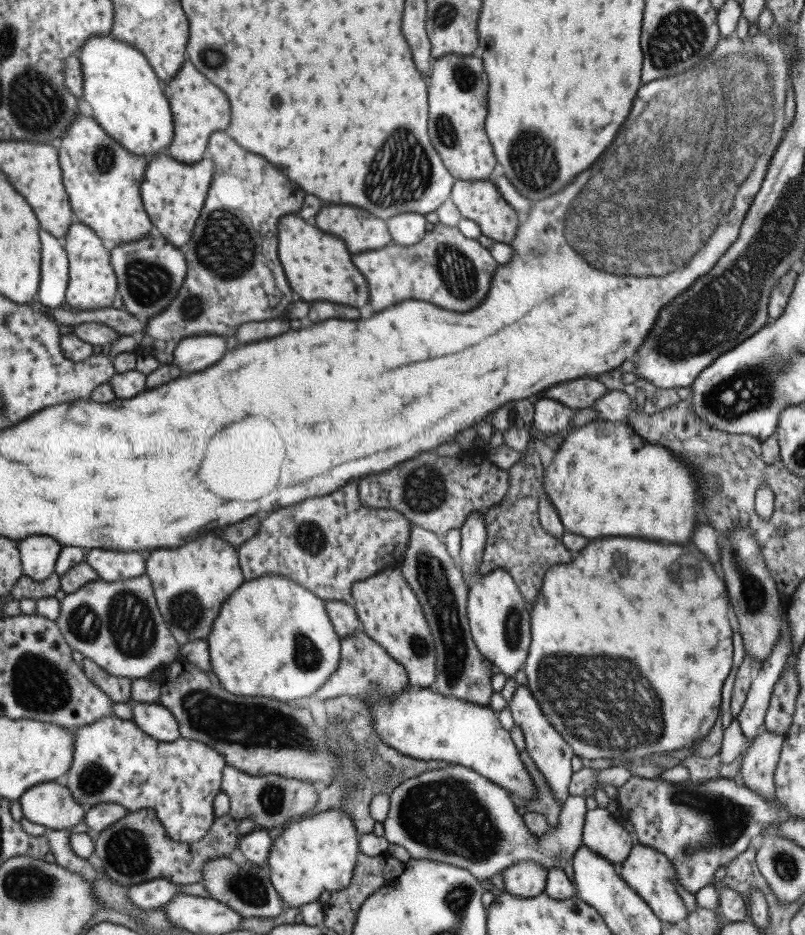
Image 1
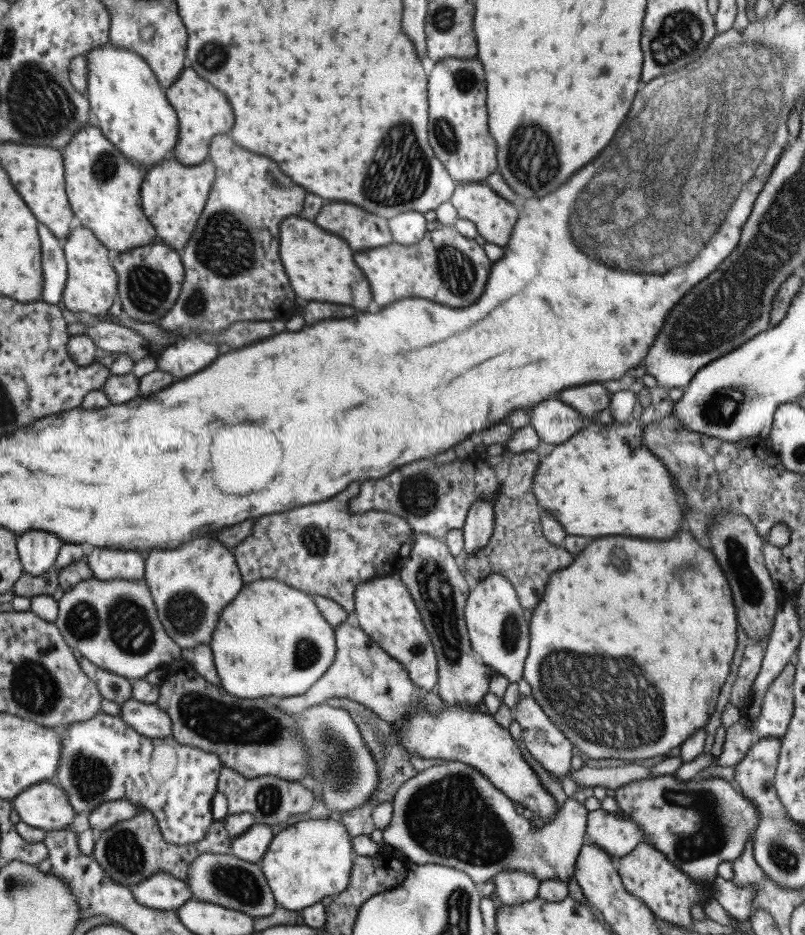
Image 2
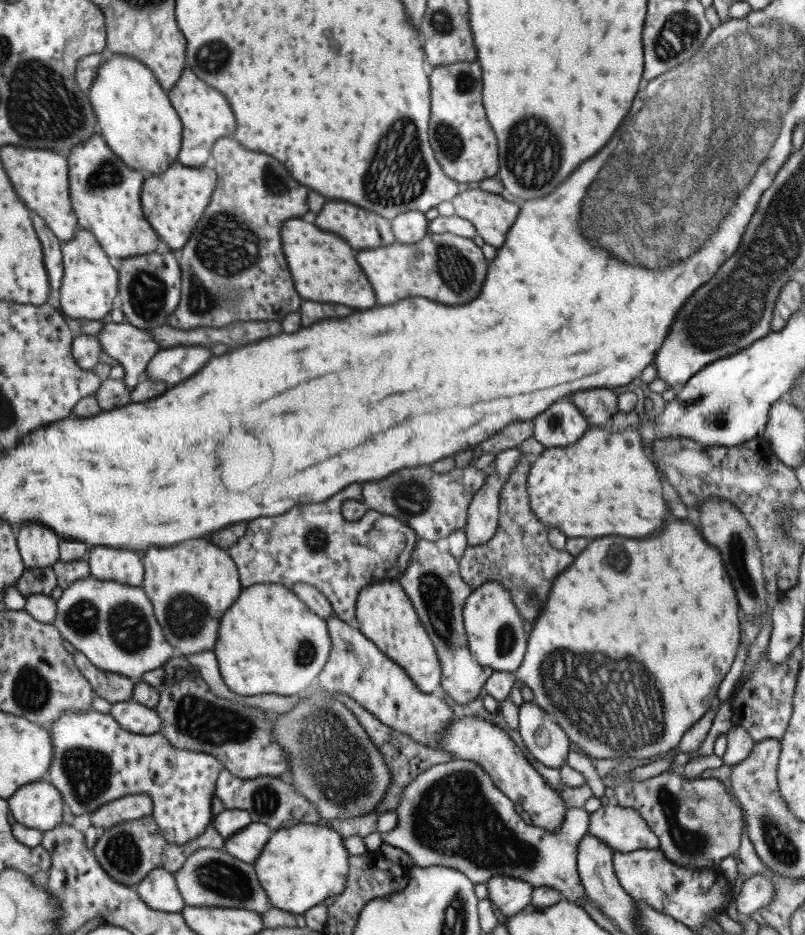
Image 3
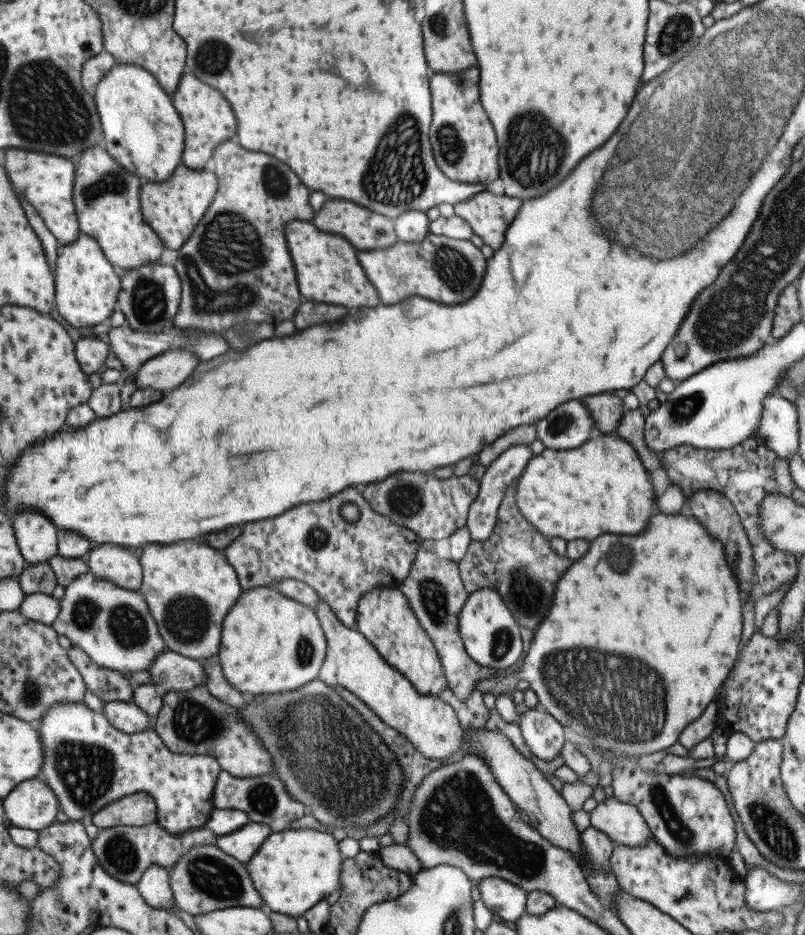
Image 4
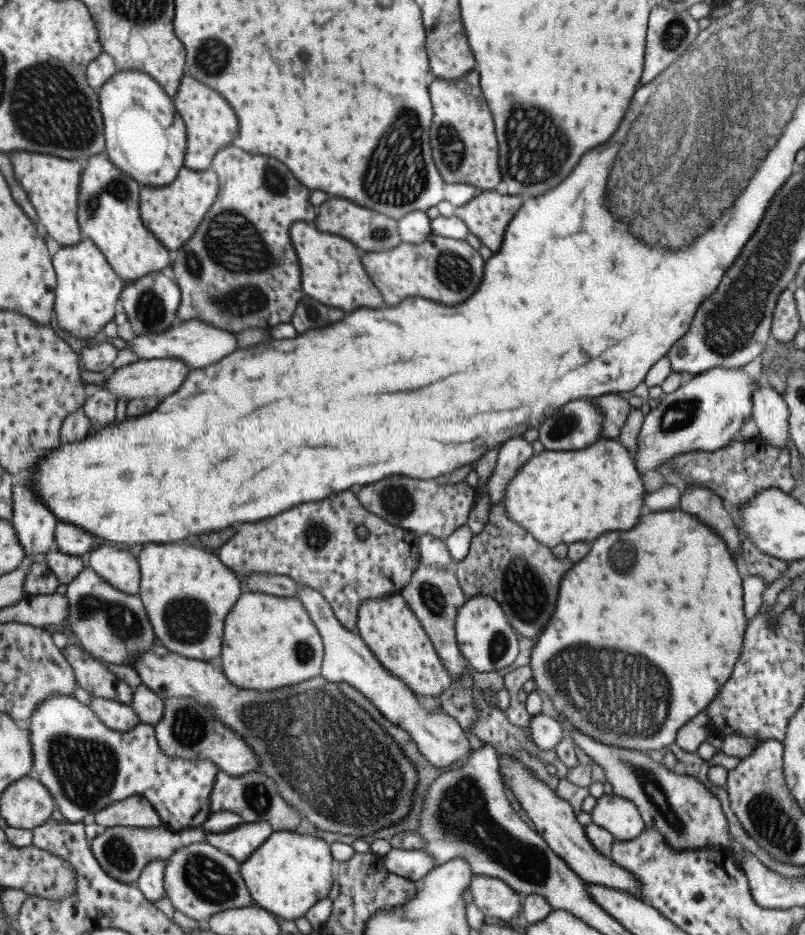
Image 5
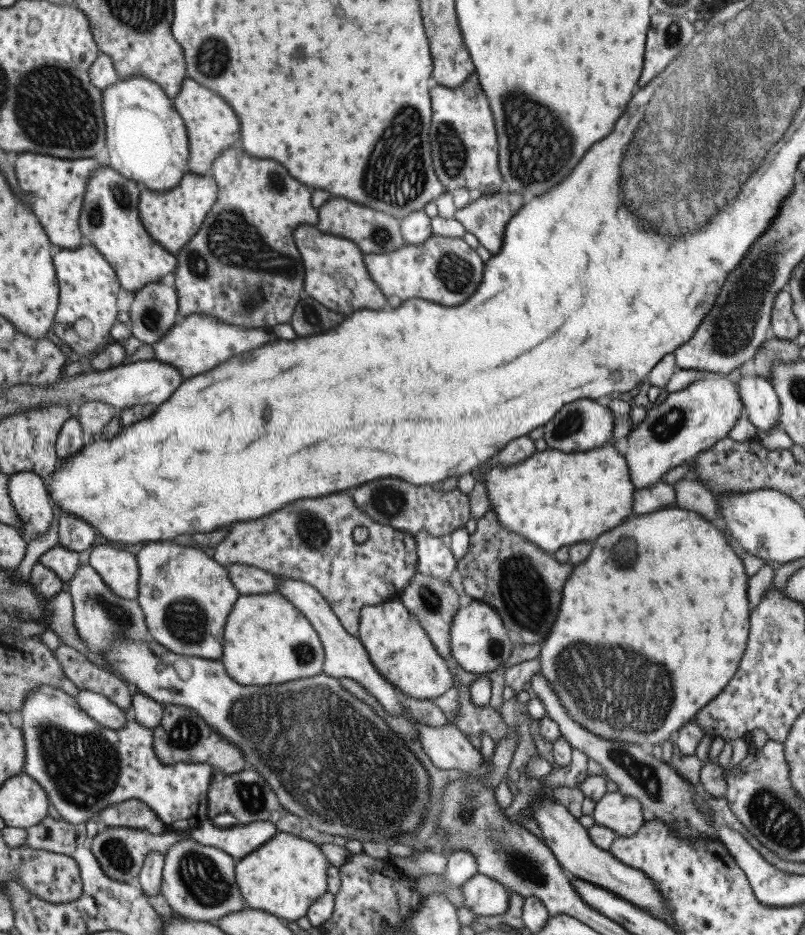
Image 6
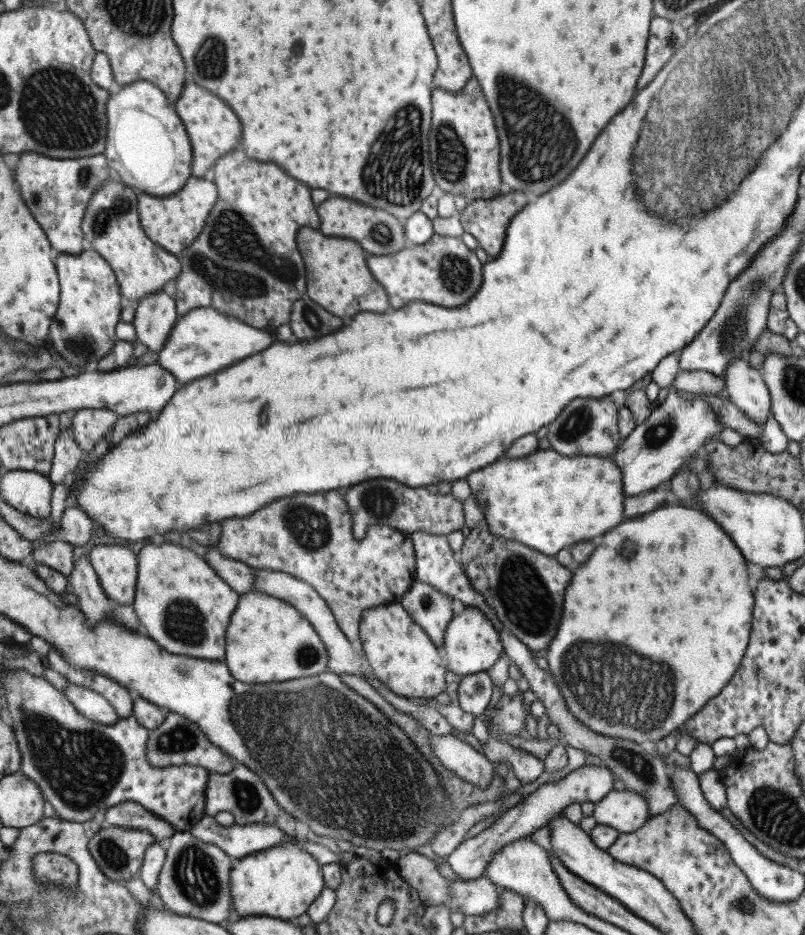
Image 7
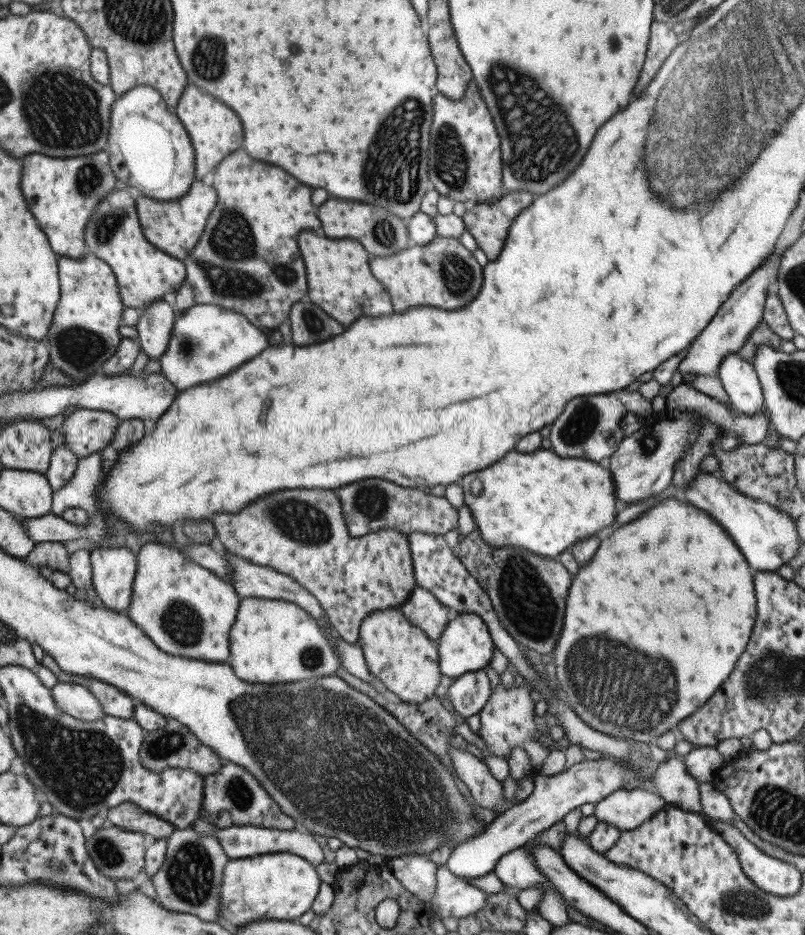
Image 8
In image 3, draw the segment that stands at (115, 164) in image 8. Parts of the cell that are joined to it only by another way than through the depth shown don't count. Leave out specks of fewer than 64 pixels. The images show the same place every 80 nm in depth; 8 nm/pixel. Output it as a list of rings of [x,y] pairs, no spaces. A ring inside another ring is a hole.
[[[111,53],[101,63],[93,79],[92,87],[87,92],[88,100],[95,111],[97,133],[107,142],[109,149],[119,157],[125,165],[145,175],[161,174],[176,160],[181,145],[182,124],[173,110],[167,93],[163,91],[153,73],[135,57]]]

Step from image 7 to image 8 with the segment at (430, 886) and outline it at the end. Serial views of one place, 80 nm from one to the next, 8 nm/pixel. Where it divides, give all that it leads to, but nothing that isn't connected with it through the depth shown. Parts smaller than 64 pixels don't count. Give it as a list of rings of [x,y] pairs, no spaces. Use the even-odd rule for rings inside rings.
[[[427,855],[397,856],[387,860],[386,866],[405,890],[414,894],[420,901],[430,902],[435,890],[437,868]]]

